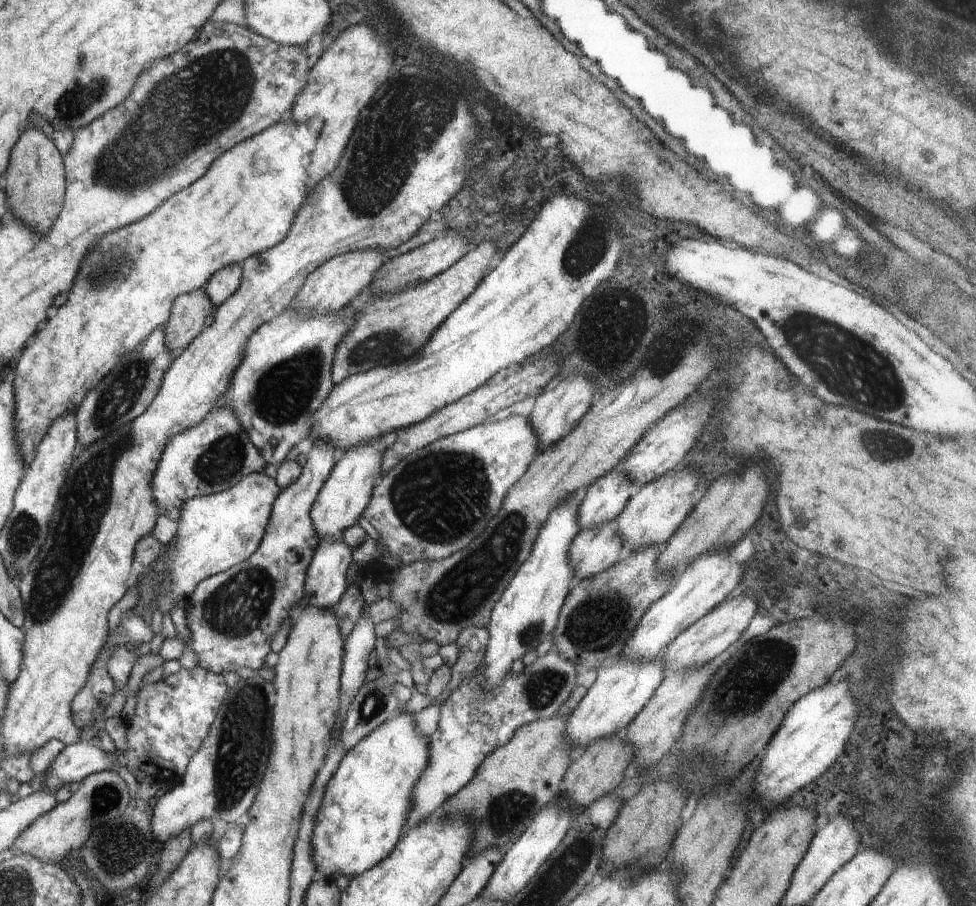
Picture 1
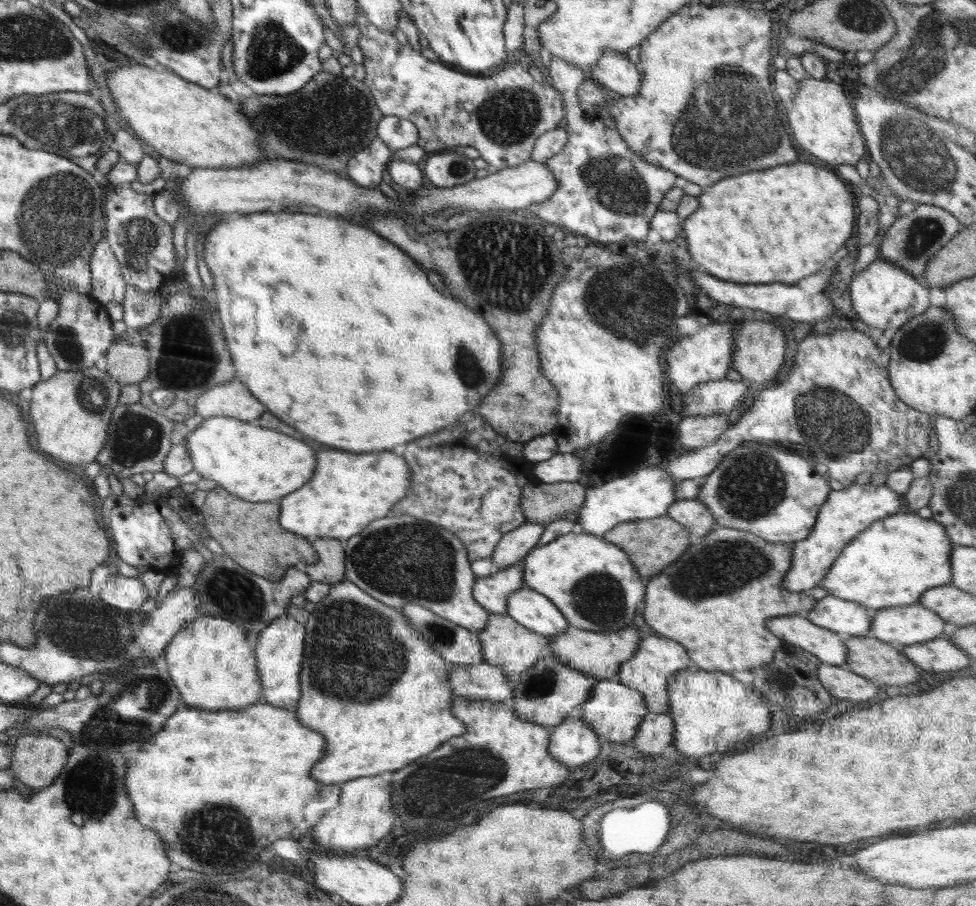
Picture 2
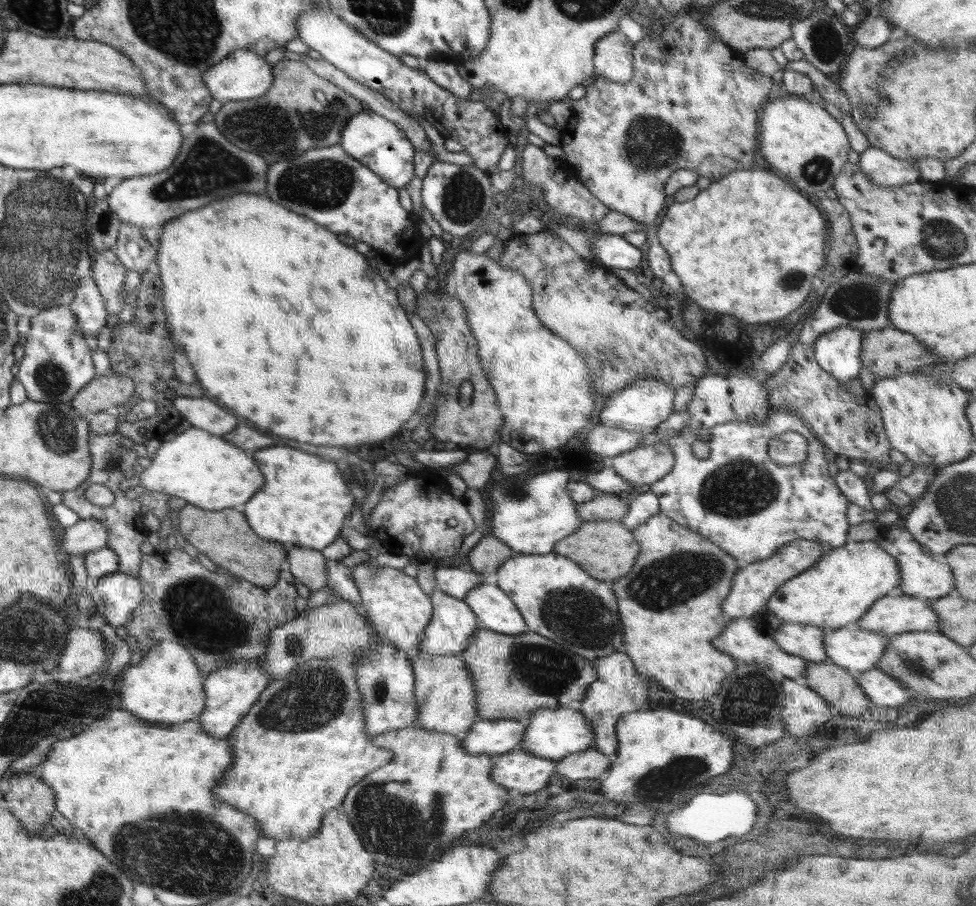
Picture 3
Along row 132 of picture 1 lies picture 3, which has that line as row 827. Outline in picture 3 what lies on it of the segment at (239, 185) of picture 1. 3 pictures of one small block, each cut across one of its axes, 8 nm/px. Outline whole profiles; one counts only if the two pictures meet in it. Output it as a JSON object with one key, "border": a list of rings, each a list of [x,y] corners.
{"border":[[[337,657],[313,658],[300,663],[284,680],[268,683],[258,701],[226,737],[235,753],[222,782],[214,788],[218,800],[253,816],[266,838],[306,840],[317,834],[321,820],[328,811],[341,806],[348,790],[393,757],[393,752],[374,746],[367,738],[359,692],[355,665],[344,664]]]}

